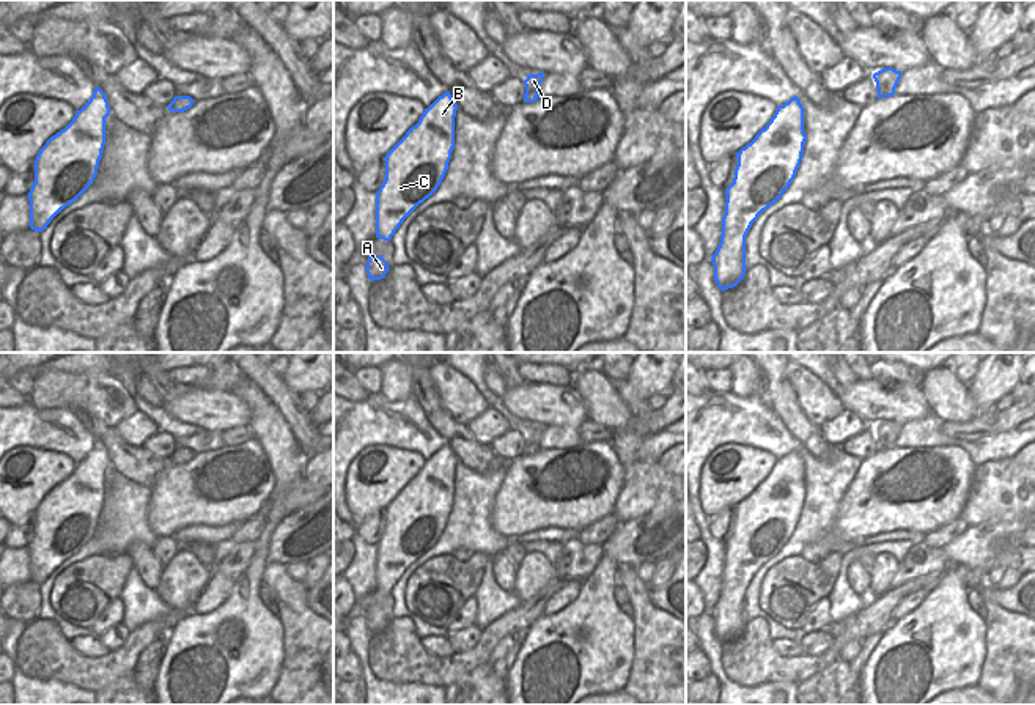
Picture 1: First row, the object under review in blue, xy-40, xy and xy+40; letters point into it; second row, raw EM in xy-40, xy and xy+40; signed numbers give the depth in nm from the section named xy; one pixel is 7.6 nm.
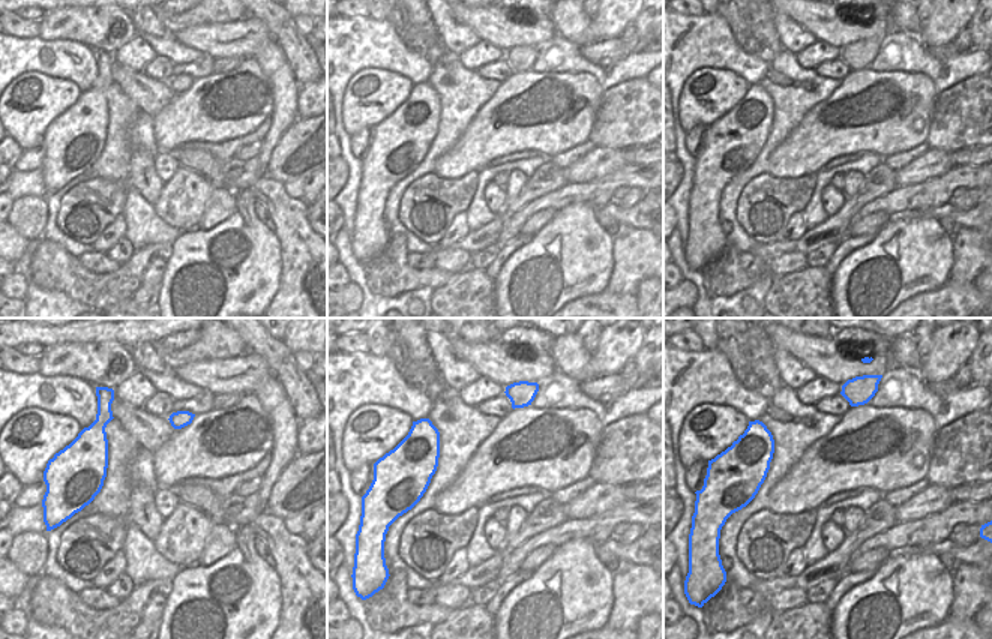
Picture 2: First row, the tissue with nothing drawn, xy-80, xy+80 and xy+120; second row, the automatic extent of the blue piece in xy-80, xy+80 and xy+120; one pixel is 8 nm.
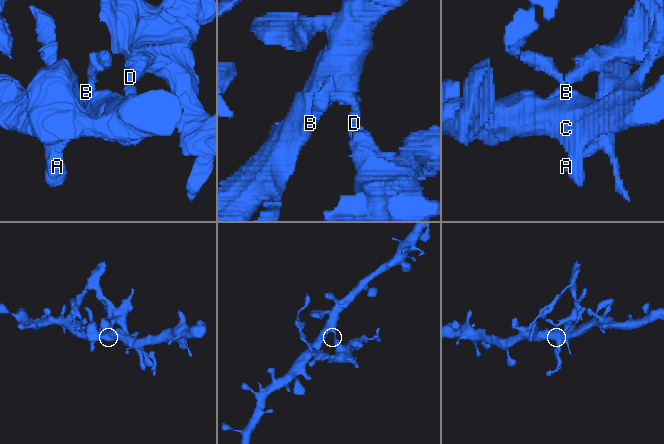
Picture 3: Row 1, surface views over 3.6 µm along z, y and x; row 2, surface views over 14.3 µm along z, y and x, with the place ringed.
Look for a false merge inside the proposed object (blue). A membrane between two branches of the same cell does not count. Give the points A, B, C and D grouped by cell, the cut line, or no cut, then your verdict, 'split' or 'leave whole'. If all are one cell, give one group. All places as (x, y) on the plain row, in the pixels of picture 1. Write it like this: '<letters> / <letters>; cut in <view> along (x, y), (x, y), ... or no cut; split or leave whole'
A B C / D; cut in xy along (526, 442), (537, 446); split

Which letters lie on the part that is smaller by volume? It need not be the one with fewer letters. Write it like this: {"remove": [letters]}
{"remove": ["D"]}

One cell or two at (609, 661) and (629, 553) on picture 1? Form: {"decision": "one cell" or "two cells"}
{"decision": "two cells"}

